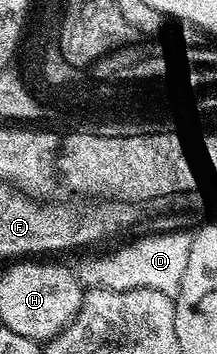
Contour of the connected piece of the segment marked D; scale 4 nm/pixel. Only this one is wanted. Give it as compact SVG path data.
M189 230L161 231L134 239L107 255L90 255L76 266L78 282L83 288L103 287L113 291L132 289L156 289L168 296L175 296L188 265L188 252L192 249L192 234Z

